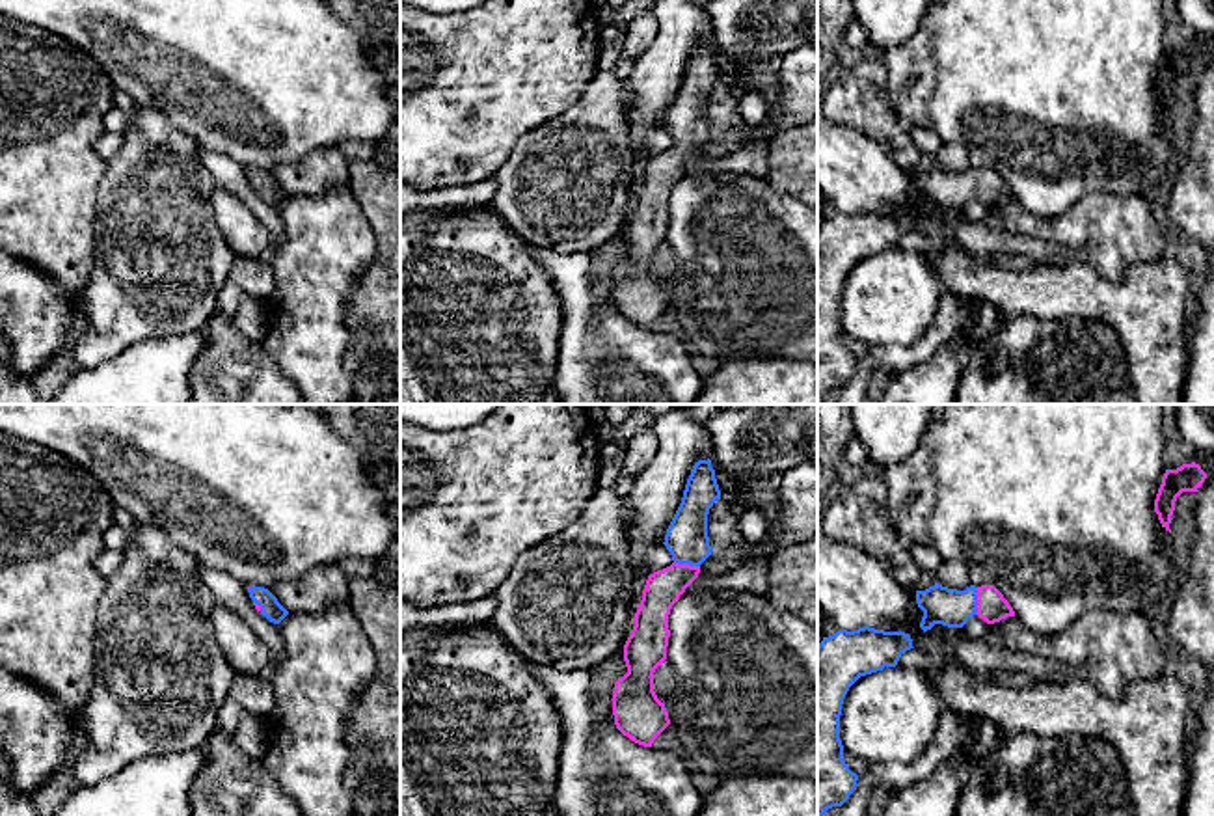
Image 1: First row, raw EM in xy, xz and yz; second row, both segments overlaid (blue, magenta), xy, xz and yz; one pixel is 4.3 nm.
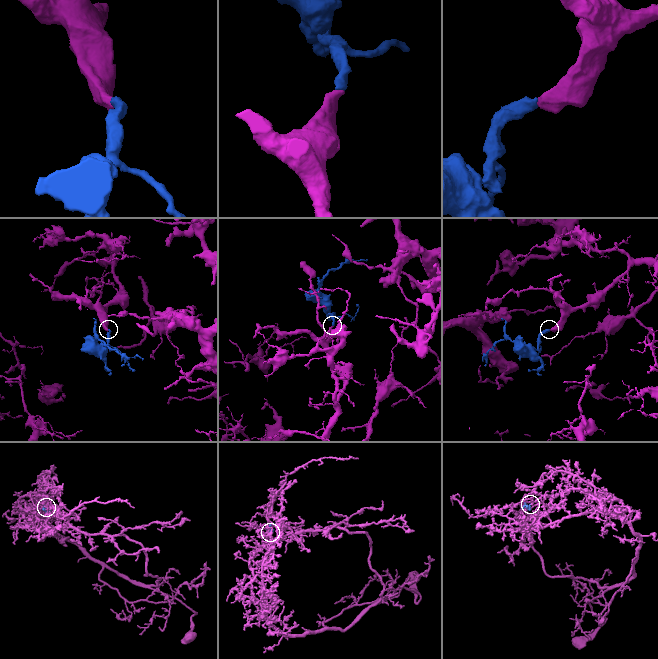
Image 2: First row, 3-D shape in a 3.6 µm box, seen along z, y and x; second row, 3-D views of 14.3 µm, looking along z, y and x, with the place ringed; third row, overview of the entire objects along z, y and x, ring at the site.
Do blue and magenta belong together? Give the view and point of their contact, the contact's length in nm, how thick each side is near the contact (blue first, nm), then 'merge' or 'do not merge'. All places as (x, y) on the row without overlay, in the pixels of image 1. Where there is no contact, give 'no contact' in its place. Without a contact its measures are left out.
contact yz (976, 183); length 120 nm; calibres 170 and 130 nm; merge

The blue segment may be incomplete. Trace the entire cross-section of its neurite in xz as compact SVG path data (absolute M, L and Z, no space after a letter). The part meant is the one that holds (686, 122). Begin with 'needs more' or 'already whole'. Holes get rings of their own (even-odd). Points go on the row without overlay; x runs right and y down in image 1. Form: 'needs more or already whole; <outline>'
needs more; M698 43L663 125L674 145L648 158L635 209L624 227L627 255L614 266L613 298L616 311L644 330L652 330L670 307L654 274L654 255L667 242L670 192L711 138L708 97L717 82L721 73L711 43Z

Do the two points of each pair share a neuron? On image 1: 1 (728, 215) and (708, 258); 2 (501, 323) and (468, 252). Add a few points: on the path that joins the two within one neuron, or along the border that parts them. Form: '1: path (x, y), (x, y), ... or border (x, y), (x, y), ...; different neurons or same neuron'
1: path (728, 226), (728, 237), (719, 246); same neuron
2: path (485, 306), (468, 289), (468, 269); same neuron

